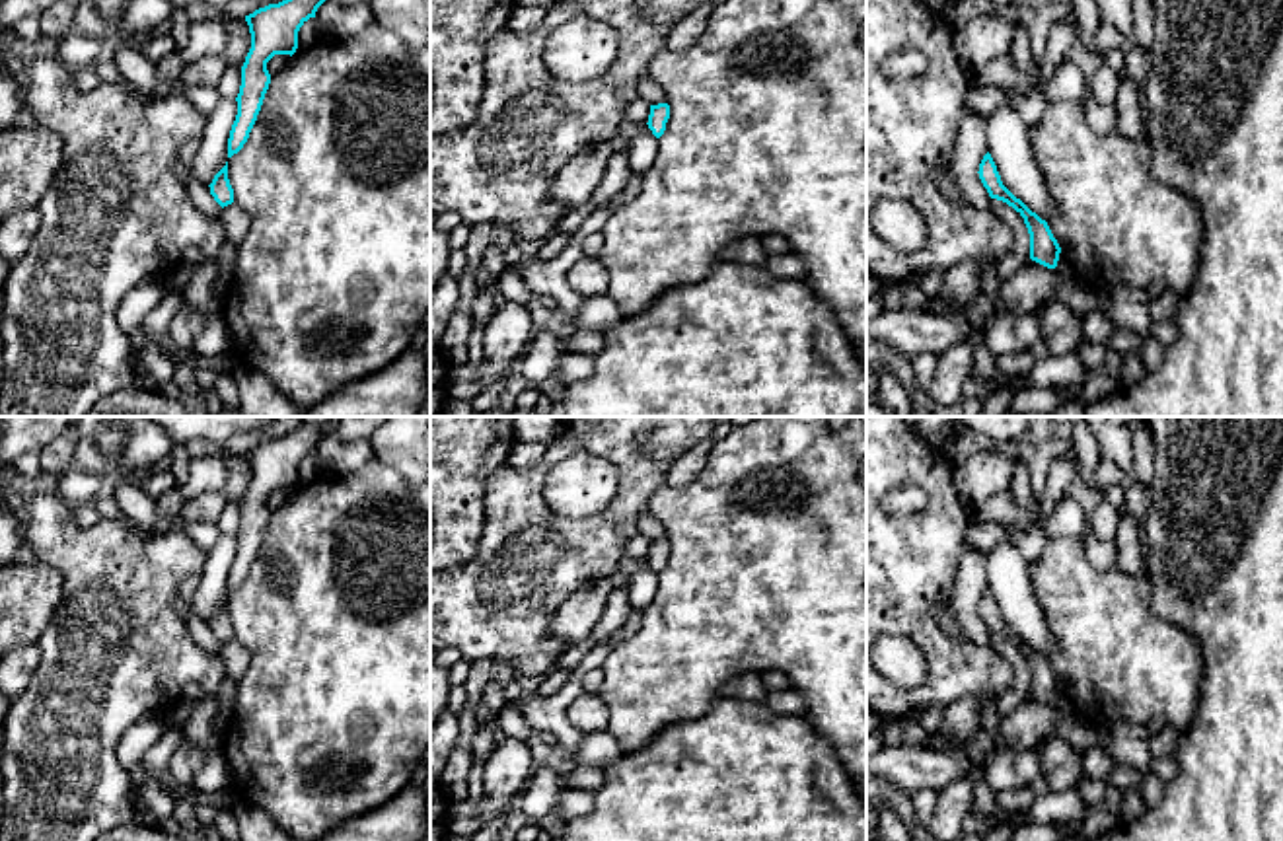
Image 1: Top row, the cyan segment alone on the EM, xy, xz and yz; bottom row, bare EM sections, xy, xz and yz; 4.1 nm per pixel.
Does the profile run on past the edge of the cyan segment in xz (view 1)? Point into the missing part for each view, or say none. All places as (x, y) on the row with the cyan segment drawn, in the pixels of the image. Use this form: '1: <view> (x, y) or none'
1: none

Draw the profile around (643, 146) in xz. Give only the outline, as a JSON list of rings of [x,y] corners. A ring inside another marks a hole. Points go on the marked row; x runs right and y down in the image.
[[[637,125],[635,134],[629,142],[627,156],[631,160],[631,175],[633,177],[642,177],[644,171],[650,167],[654,162],[656,154],[660,148],[660,138],[652,134],[648,125]]]

